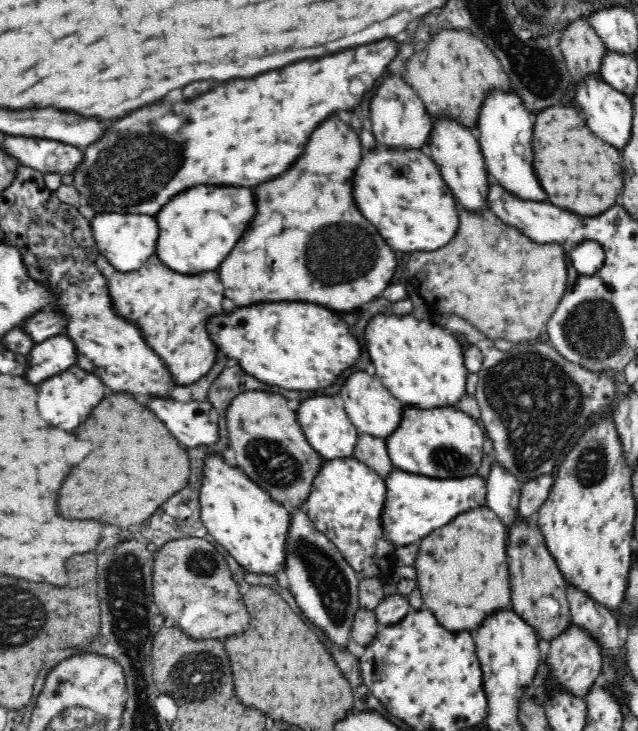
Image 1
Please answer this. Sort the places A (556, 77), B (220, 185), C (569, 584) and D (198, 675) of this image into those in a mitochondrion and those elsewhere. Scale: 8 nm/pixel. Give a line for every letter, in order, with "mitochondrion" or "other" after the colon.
A: mitochondrion
B: other
C: other
D: mitochondrion

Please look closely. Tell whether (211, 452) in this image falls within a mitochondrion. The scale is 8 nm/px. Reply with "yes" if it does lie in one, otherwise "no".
no

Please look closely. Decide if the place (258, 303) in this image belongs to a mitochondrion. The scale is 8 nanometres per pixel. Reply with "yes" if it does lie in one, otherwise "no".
no

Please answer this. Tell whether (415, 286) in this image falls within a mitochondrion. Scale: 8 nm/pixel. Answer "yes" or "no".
no

